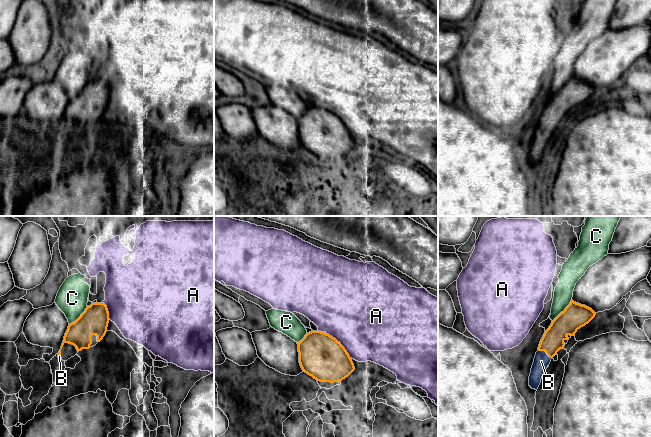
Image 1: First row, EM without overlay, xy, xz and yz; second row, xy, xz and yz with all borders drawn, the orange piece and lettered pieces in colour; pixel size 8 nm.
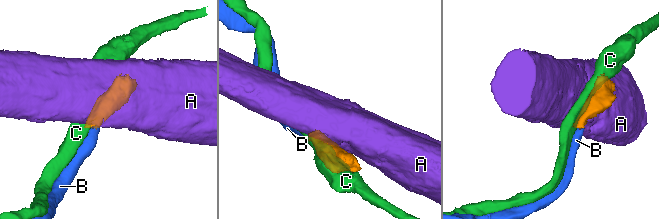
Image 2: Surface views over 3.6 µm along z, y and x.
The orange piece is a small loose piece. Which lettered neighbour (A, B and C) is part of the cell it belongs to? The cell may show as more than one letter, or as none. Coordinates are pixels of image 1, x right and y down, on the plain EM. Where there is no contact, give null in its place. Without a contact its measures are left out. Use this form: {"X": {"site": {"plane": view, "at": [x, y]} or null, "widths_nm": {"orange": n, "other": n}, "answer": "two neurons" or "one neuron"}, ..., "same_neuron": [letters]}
{"A": {"site": {"plane": "xz", "at": [340, 120]}, "widths_nm": {"orange": 360, "other": 480}, "answer": "two neurons"}, "B": {"site": {"plane": "yz", "at": [545, 127]}, "widths_nm": {"orange": 180, "other": 130}, "answer": "one neuron"}, "C": {"site": {"plane": "yz", "at": [564, 86]}, "widths_nm": {"orange": 200, "other": 150}, "answer": "two neurons"}, "same_neuron": ["B"]}

